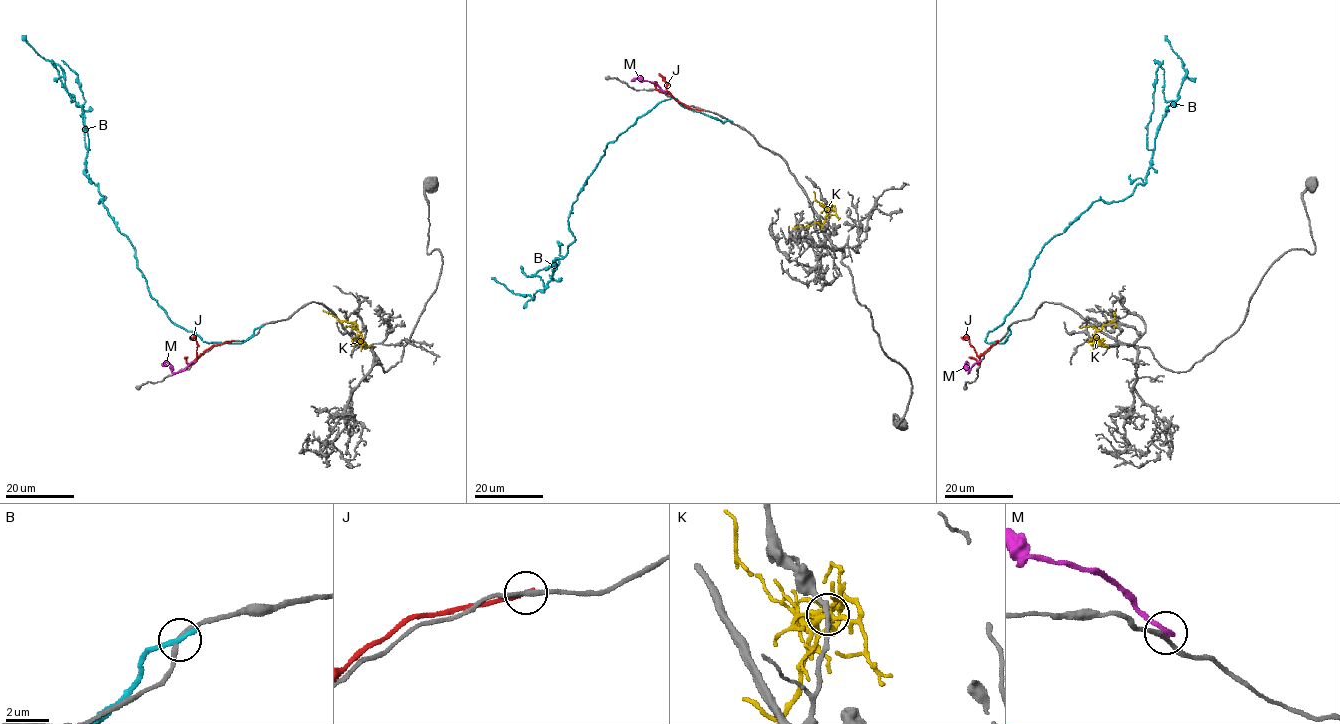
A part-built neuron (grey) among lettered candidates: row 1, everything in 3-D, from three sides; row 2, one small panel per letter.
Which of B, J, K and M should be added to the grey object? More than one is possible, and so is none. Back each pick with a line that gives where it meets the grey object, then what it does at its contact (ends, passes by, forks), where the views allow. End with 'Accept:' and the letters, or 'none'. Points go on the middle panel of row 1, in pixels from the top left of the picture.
Accept: none

